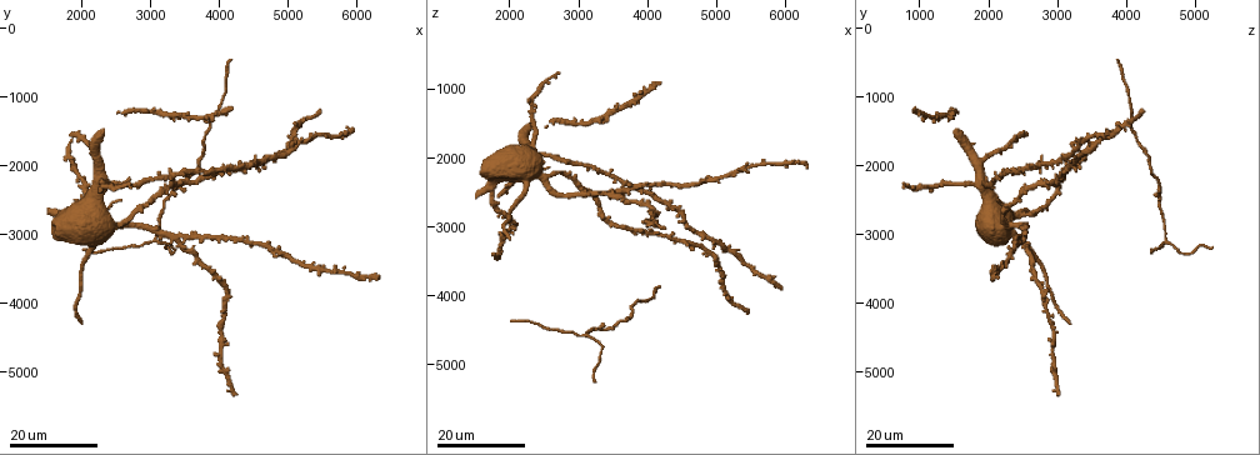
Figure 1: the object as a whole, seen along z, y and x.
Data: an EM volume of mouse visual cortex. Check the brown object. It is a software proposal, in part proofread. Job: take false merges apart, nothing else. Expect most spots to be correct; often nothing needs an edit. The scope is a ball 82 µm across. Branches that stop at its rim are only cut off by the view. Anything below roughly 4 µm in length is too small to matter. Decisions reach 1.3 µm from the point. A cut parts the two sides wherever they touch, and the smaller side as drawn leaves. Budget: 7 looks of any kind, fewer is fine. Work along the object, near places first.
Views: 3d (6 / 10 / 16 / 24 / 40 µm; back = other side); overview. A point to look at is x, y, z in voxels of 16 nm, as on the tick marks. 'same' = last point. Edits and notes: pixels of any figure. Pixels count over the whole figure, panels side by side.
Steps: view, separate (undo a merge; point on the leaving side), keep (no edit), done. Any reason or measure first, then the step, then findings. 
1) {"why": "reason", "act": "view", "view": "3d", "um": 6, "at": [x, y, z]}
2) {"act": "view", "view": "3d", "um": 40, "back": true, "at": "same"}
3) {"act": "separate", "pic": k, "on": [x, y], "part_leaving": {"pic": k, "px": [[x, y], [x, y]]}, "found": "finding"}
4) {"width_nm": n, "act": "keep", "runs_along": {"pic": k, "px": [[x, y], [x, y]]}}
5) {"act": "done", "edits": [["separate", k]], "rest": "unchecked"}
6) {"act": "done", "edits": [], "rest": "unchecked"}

{"why": "sudden change in width", "act": "view", "view": "3d", "um": 16, "at": [3750, 1650, 4150]}

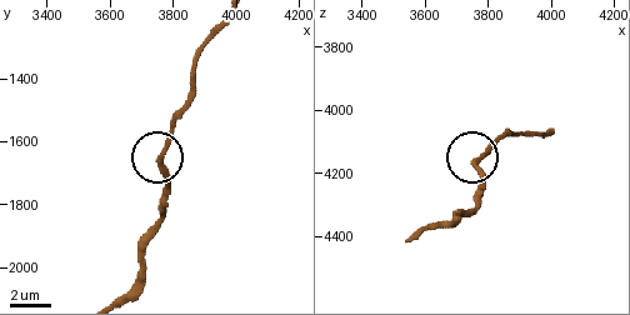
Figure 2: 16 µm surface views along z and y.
{"why": "closer look", "act": "view", "view": "3d", "um": 6, "at": [3780, 1680, 4180]}

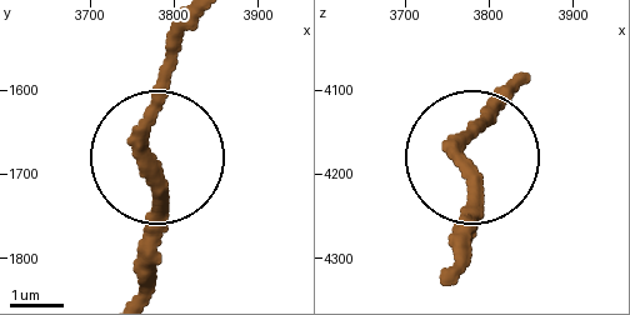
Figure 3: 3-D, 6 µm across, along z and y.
{"why": "other side", "act": "view", "view": "3d", "um": 6, "back": true, "at": [3770, 1685, 4190]}

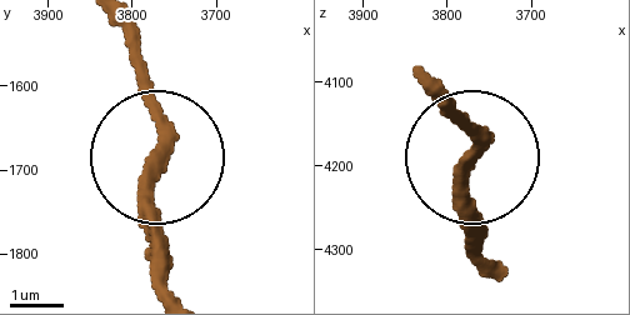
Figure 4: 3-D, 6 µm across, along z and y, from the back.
{"act": "keep", "found": "continuous, no second neuron"}

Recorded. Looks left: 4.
{"why": "side arm on a straight run", "act": "view", "view": "3d", "um": 16, "at": [3300, 2400, 4450]}

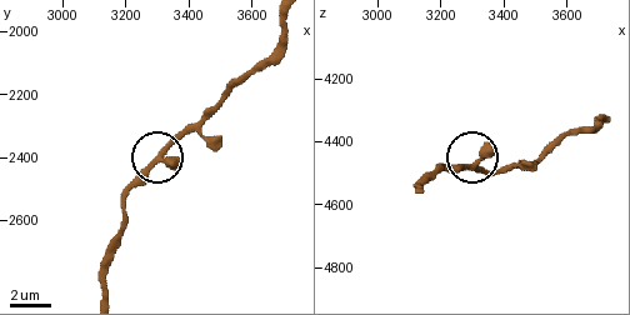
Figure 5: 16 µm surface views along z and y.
{"why": "closer look", "act": "view", "view": "3d", "um": 6, "at": [3310, 2410, 4480]}

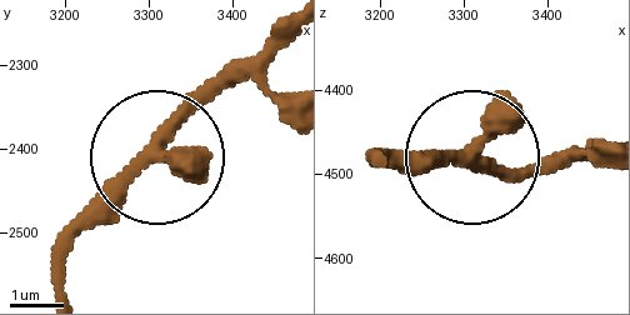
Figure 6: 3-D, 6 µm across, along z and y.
{"arms": 3, "act": "keep", "runs_along": {"pic": 6, "px": [[283, 23], [59, 260]]}, "found": "one neuron here"}

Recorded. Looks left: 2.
{"act": "view", "view": "3d", "um": 16, "at": [2500, 2900, 2300]}

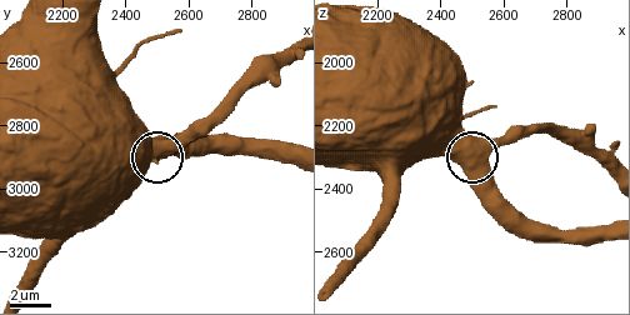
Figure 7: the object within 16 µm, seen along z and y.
{"why": "closer look", "act": "view", "view": "3d", "um": 10, "at": [2550, 2880, 2290]}

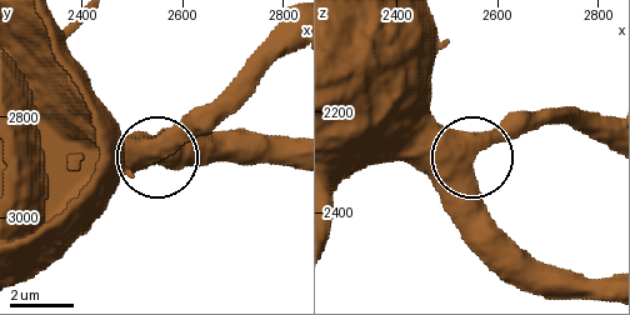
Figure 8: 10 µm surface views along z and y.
{"width_nm": 620, "act": "keep", "found": "one neuron here"}

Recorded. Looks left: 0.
{"act": "done", "edits": [], "rest": "unchecked"}

